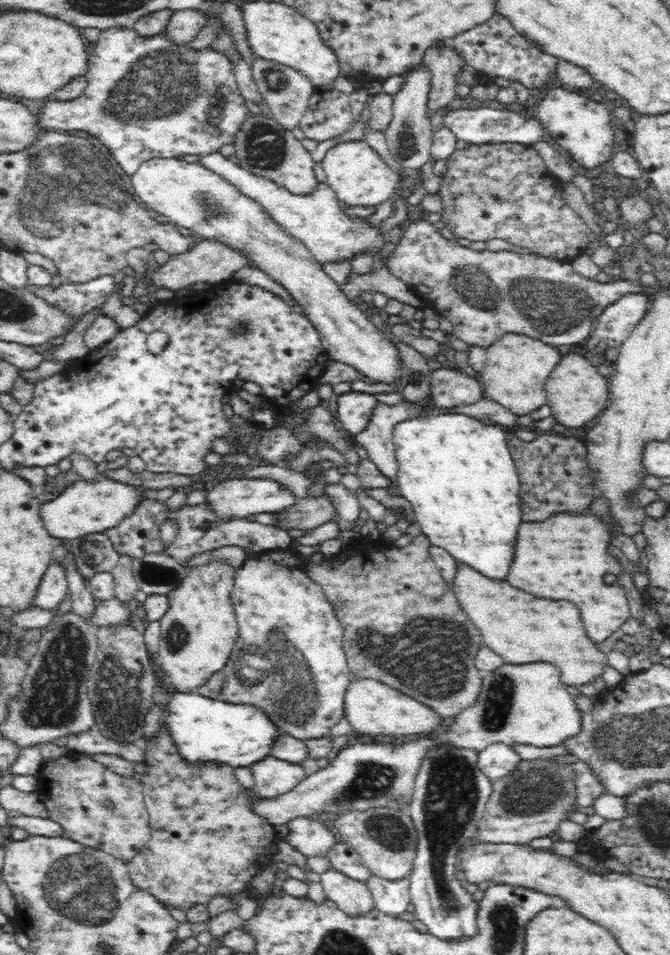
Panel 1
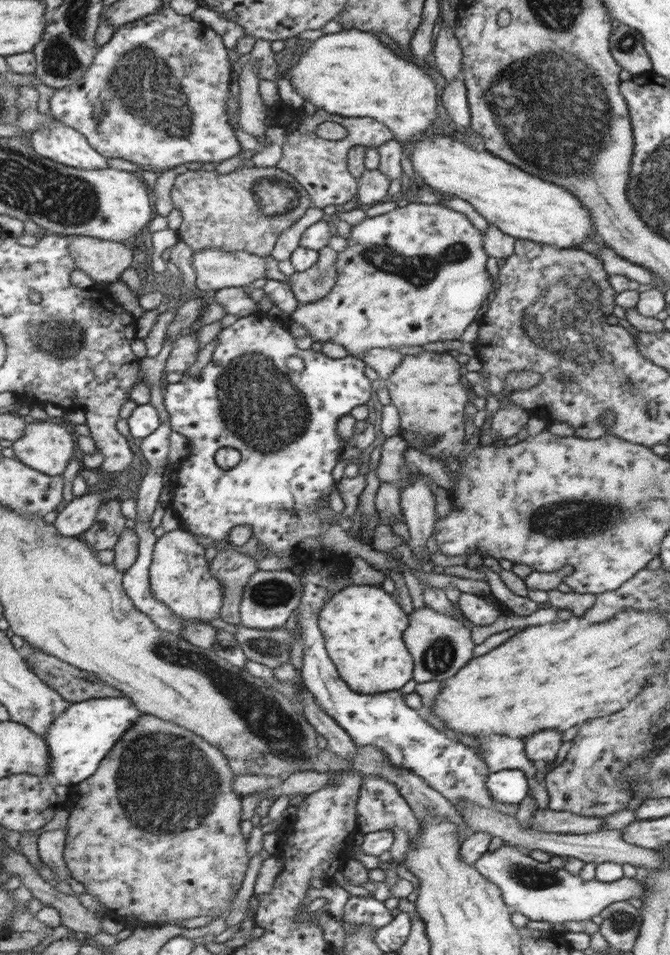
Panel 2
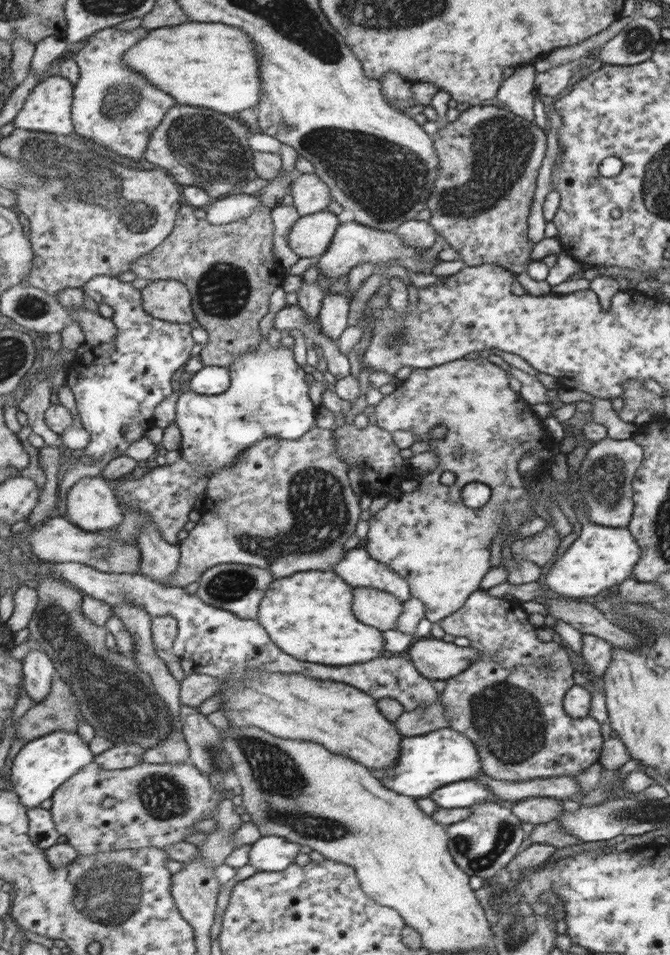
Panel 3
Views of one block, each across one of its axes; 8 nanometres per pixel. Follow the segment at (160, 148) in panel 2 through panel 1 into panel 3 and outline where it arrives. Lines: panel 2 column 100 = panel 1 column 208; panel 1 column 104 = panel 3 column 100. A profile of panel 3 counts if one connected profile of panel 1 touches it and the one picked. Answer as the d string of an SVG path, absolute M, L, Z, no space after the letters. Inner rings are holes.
M143 26L128 31L115 27L97 31L85 40L84 47L75 58L81 71L79 82L75 83L72 106L76 133L138 163L148 152L156 128L177 105L171 94L155 88L143 74L124 63L126 52L149 36L150 31Z

